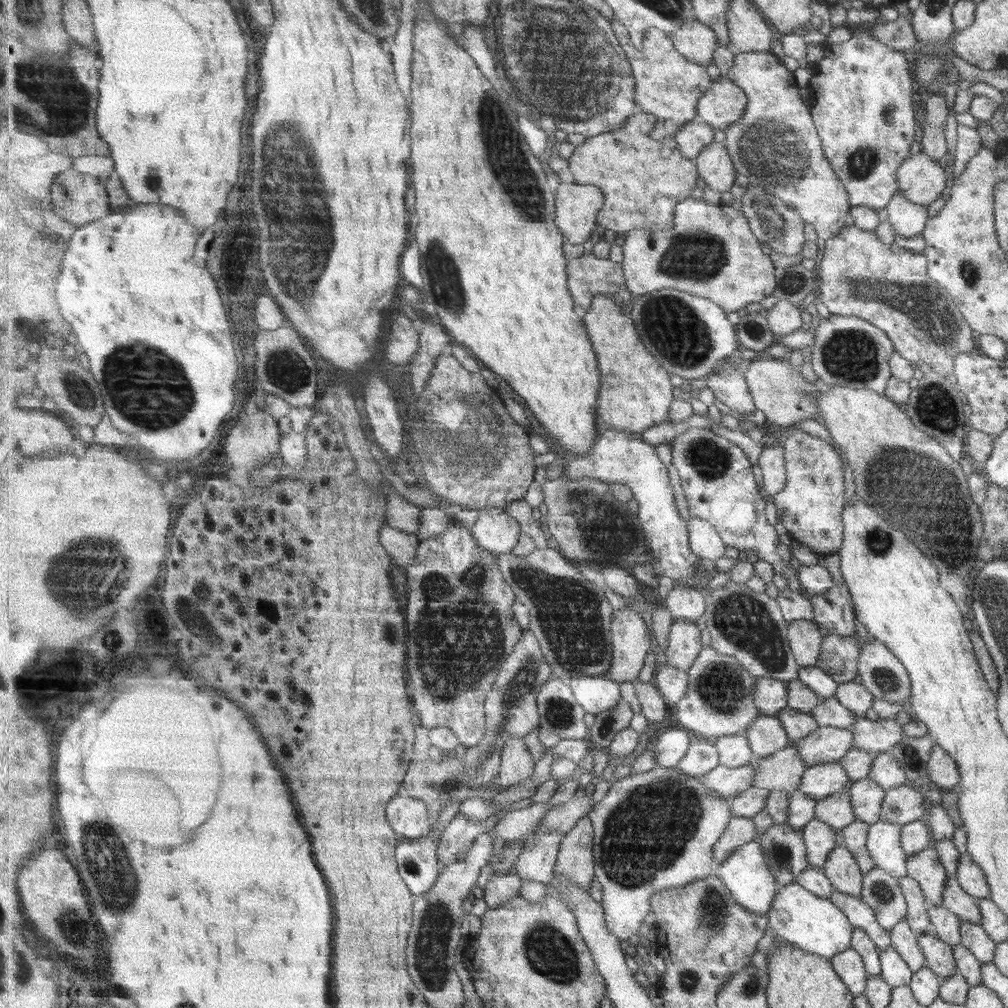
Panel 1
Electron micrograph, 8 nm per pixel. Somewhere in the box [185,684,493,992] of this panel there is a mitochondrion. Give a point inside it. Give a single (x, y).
(412, 866)

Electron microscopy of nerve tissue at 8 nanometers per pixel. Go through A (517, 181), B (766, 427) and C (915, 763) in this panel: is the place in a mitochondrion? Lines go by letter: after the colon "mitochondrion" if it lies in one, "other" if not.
A: mitochondrion
B: other
C: other

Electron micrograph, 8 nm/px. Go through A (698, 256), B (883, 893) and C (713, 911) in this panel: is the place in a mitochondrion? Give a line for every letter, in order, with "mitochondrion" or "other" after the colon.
A: mitochondrion
B: mitochondrion
C: mitochondrion

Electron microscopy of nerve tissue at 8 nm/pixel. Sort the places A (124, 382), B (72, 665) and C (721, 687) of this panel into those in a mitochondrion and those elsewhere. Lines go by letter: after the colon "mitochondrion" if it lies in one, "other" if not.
A: mitochondrion
B: other
C: mitochondrion

